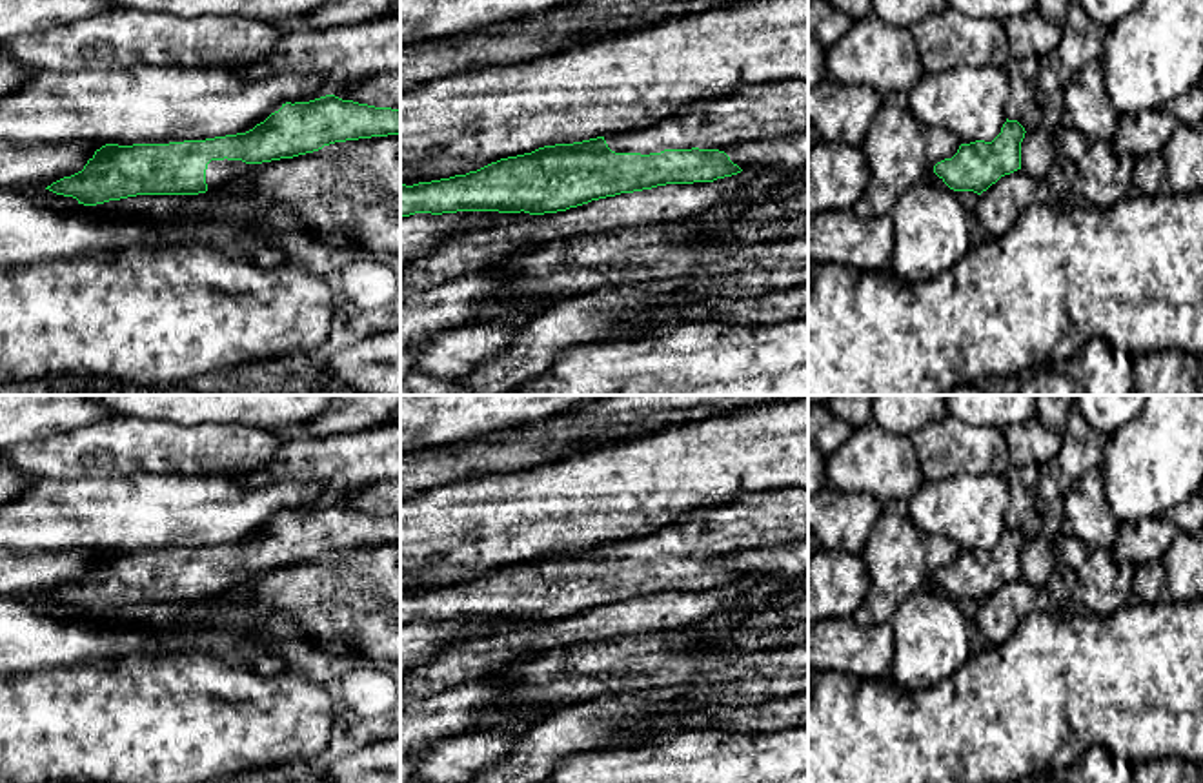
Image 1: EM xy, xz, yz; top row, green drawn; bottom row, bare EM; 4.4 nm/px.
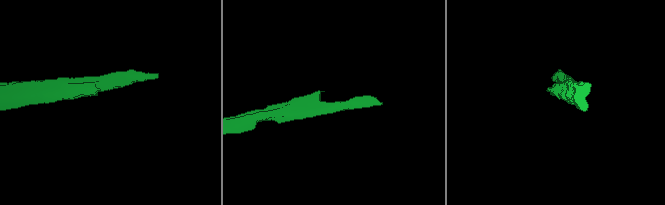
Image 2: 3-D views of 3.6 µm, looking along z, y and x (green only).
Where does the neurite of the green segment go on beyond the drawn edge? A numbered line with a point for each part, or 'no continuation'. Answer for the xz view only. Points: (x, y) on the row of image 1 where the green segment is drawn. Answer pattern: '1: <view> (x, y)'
1: xz (779, 108)

